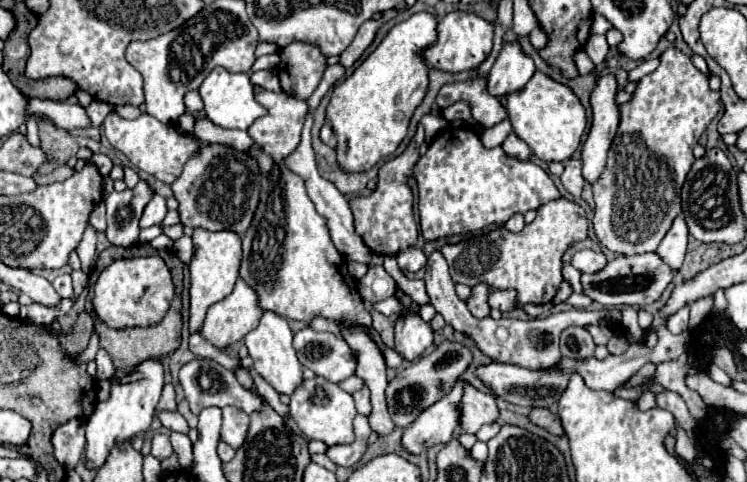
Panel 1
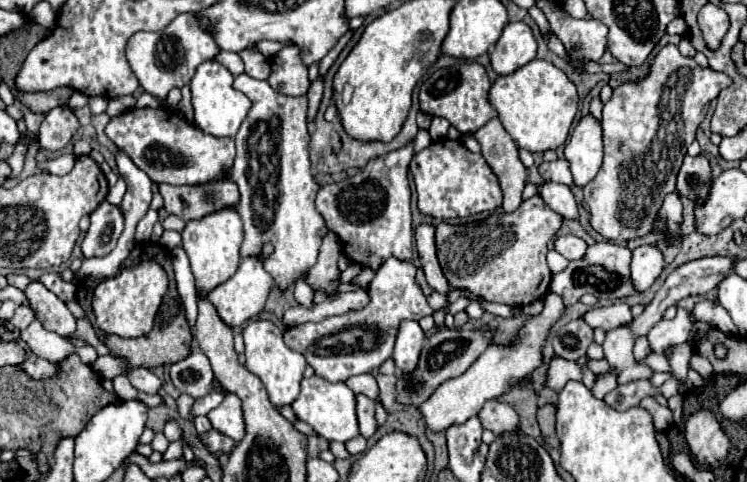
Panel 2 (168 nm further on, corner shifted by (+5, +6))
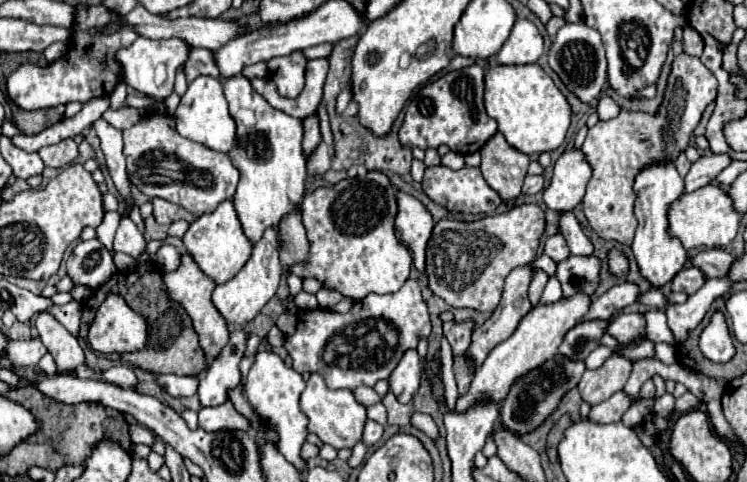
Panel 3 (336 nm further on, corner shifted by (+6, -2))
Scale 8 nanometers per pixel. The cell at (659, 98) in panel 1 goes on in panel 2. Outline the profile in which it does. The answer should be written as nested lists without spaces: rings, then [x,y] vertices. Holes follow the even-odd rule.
[[[667,45],[655,57],[647,79],[643,79],[641,83],[627,83],[613,89],[611,99],[603,105],[601,117],[605,145],[603,165],[595,179],[583,187],[585,203],[591,211],[591,227],[597,233],[601,233],[609,241],[625,243],[629,239],[645,237],[653,231],[655,225],[661,225],[655,221],[655,213],[663,203],[663,197],[675,191],[675,177],[687,153],[687,143],[695,141],[695,131],[705,119],[711,99],[715,99],[719,91],[729,83],[731,79],[725,73],[713,71],[709,67],[703,69],[695,63],[693,57],[683,57],[675,45]]]

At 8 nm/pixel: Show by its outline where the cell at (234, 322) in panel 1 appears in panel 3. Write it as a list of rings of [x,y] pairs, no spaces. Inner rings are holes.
[[[266,229],[266,233],[262,235],[262,239],[254,245],[252,255],[248,259],[248,263],[242,267],[242,271],[230,279],[224,285],[216,285],[214,293],[212,293],[212,303],[214,307],[220,311],[220,315],[228,321],[228,323],[248,323],[252,321],[260,309],[276,295],[278,283],[280,283],[280,275],[282,275],[282,265],[278,259],[278,235],[274,229]]]

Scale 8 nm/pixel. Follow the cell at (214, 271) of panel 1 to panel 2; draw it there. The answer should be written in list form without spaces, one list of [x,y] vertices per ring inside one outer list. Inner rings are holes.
[[[219,209],[215,213],[209,213],[207,217],[189,221],[181,237],[183,237],[183,249],[189,255],[191,271],[195,275],[195,283],[201,295],[207,295],[211,289],[225,283],[239,267],[239,261],[241,261],[239,247],[243,241],[243,223],[241,223],[237,209]]]

